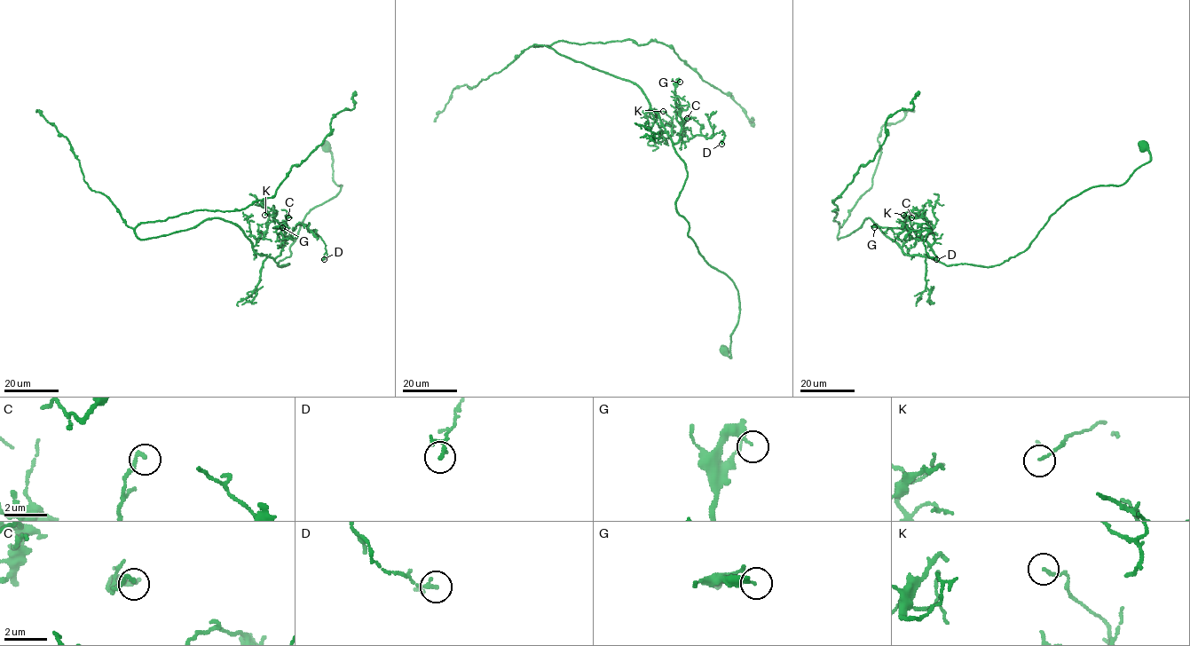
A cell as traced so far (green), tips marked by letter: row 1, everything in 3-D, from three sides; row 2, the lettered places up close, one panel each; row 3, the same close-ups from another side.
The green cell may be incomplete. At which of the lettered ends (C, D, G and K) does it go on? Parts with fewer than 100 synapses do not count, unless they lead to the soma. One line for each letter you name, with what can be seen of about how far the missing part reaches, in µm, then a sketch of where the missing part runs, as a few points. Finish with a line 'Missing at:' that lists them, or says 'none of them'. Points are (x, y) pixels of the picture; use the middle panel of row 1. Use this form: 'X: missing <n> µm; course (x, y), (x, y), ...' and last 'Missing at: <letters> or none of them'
Missing at: none of them

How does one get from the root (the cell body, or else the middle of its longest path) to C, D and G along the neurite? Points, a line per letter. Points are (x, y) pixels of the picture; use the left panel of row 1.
C: (327, 145), (340, 191), (304, 216), (280, 267), (289, 263), (274, 260), (290, 236), (288, 217)
D: (327, 145), (340, 191), (304, 216), (278, 265), (289, 263), (274, 260), (301, 224), (323, 240), (324, 259)
G: (327, 145), (340, 191), (304, 216), (280, 267), (289, 263), (274, 260), (282, 250), (282, 227)

